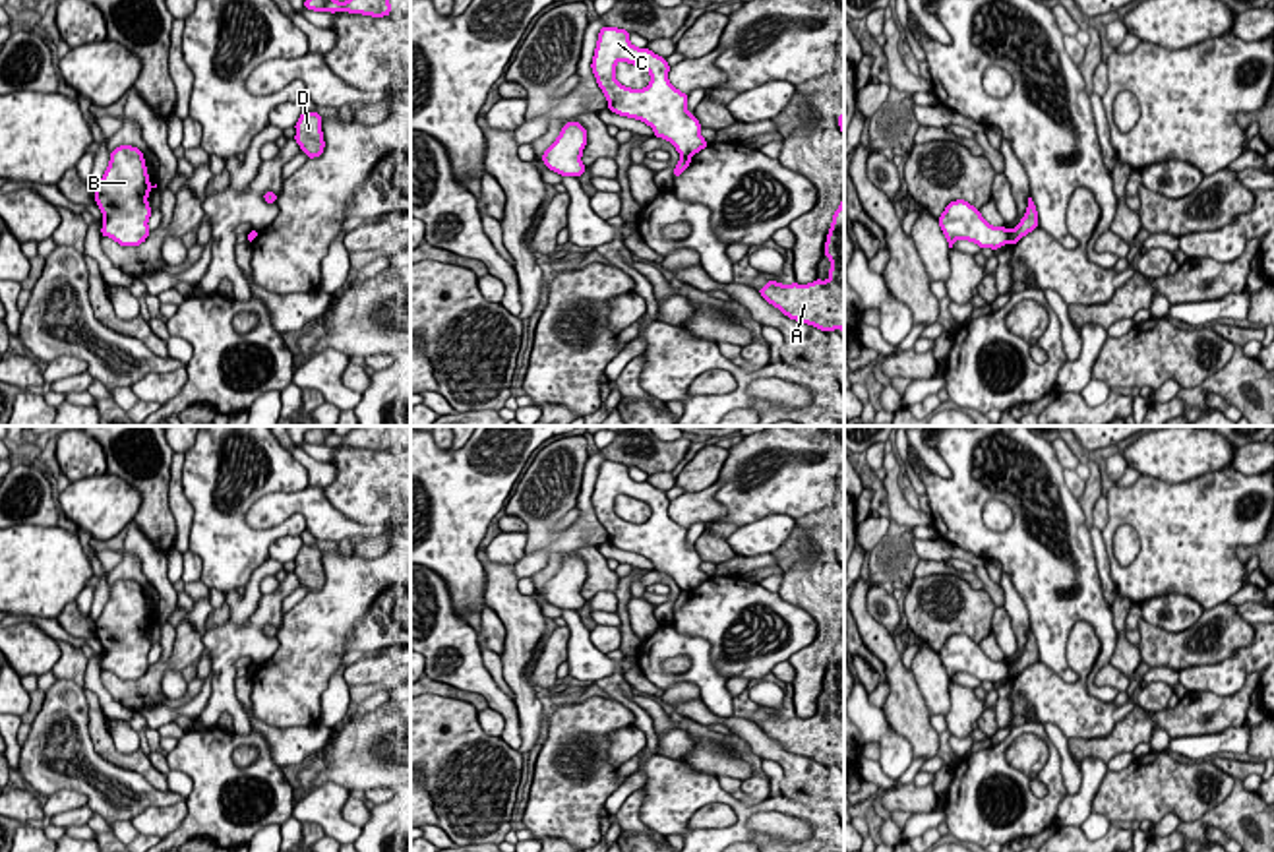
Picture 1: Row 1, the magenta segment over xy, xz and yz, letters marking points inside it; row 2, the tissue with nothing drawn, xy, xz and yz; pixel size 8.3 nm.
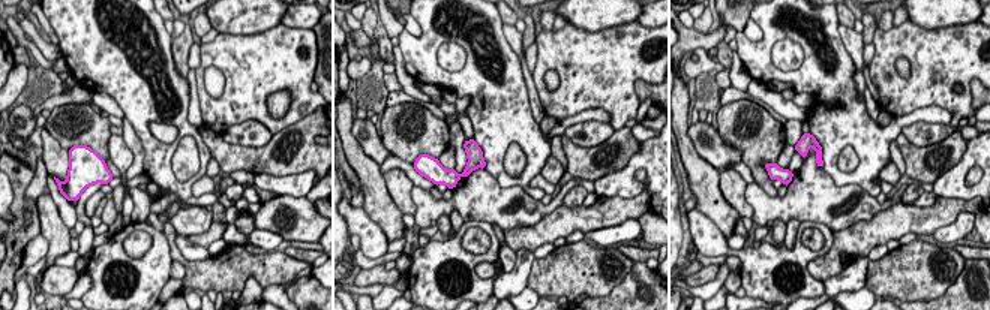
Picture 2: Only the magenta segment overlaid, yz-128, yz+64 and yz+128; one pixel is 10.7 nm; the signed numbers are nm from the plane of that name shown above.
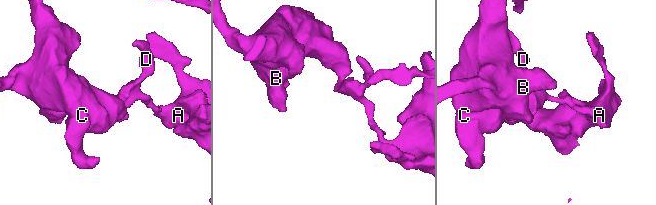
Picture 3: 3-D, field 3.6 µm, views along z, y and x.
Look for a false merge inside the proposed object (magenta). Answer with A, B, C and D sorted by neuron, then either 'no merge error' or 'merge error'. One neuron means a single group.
A D / B C | merge error

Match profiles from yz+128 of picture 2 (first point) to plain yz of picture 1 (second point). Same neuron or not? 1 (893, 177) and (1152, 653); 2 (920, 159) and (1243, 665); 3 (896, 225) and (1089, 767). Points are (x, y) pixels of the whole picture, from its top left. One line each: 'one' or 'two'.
1: two
2: two
3: two

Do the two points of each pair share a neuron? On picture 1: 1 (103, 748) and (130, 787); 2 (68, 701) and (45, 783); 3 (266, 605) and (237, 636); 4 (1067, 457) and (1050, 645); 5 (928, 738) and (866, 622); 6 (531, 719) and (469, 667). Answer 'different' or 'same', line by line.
1: different
2: same
3: same
4: different
5: same
6: different

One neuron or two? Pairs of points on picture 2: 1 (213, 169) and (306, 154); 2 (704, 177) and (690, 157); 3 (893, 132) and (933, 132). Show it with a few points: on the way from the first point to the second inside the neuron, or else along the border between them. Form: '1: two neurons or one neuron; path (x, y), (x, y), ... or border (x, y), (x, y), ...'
1: two neurons; border (210, 156), (221, 169)
2: one neuron; path (699, 172), (692, 162)
3: two neurons; border (936, 123), (914, 122), (900, 132)

